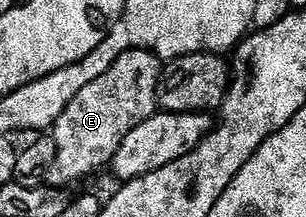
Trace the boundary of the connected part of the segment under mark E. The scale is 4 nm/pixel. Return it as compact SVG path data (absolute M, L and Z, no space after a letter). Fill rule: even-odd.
M133 49L124 51L98 78L87 83L51 128L51 138L56 140L56 156L54 165L48 170L47 186L68 189L71 183L91 171L107 168L126 133L157 114L156 89L160 86L161 74L161 60L151 51Z

